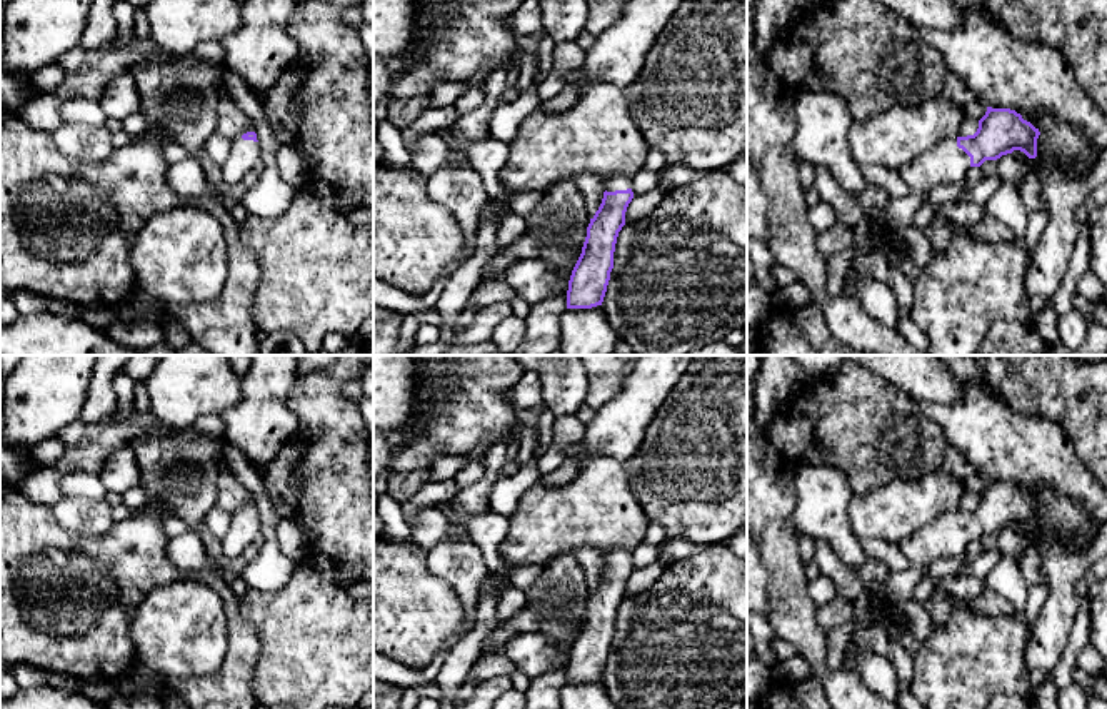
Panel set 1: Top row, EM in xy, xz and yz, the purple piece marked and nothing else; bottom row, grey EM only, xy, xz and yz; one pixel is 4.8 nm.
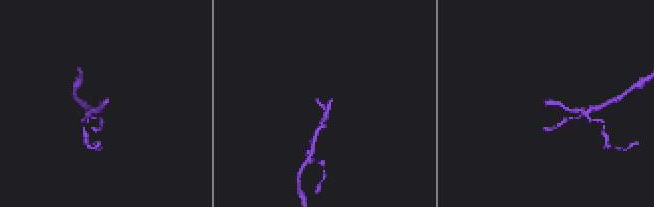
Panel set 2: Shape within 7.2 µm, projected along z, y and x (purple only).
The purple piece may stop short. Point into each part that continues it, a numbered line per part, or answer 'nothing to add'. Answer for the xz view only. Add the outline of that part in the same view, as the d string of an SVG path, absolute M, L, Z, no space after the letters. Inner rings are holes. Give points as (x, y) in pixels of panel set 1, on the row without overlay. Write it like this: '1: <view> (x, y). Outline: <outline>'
1: xz (617, 556). Outline: M615 547L615 549L604 559L604 564L607 564L607 566L615 566L615 564L632 562L630 552L632 552L632 551Z

